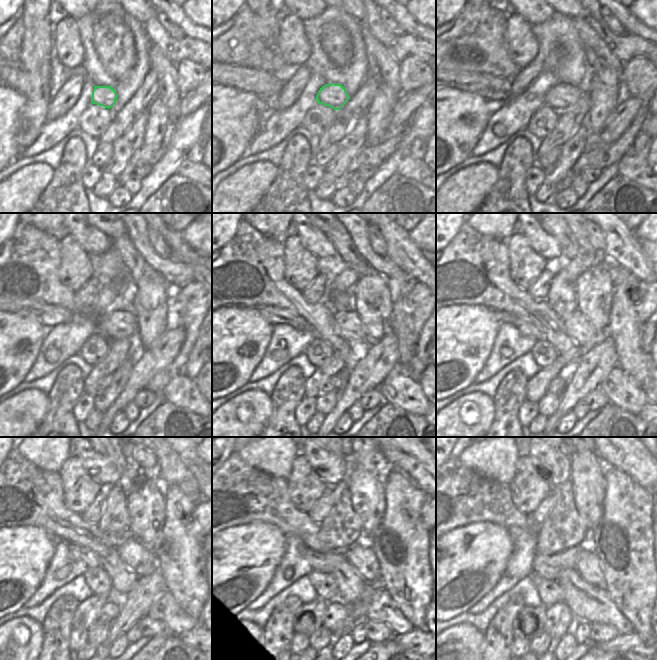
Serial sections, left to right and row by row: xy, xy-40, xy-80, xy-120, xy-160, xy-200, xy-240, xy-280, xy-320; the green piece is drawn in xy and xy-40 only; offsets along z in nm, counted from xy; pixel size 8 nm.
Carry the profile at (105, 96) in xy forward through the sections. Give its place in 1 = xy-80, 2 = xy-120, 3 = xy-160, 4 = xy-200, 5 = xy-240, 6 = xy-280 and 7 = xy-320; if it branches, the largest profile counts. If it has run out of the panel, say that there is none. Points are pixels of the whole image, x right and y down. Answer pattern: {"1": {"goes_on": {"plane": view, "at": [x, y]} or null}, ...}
{"1": {"goes_on": {"plane": "xy-80", "at": [561, 96]}}, "2": {"goes_on": {"plane": "xy-120", "at": [118, 323]}}, "3": {"goes_on": {"plane": "xy-160", "at": [349, 325]}}, "4": {"goes_on": {"plane": "xy-200", "at": [578, 327]}}, "5": {"goes_on": {"plane": "xy-240", "at": [138, 557]}}, "6": {"goes_on": {"plane": "xy-280", "at": [362, 557]}}, "7": {"goes_on": {"plane": "xy-320", "at": [588, 566]}}}

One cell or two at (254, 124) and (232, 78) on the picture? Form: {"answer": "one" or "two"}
{"answer": "two"}

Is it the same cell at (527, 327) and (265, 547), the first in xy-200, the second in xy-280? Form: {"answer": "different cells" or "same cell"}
{"answer": "different cells"}

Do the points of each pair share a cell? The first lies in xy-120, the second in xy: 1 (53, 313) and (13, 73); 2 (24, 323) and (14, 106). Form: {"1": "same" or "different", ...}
{"1": "same", "2": "same"}

